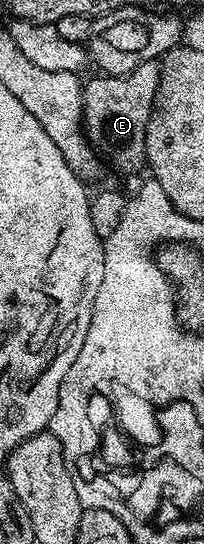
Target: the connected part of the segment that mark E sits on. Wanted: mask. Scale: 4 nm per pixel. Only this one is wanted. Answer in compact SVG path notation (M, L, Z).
M160 60L145 61L124 75L96 74L96 79L83 83L83 126L85 134L100 152L107 151L107 159L119 171L135 171L147 162L145 153L145 133L151 116L151 106L155 104L157 85L161 81Z

